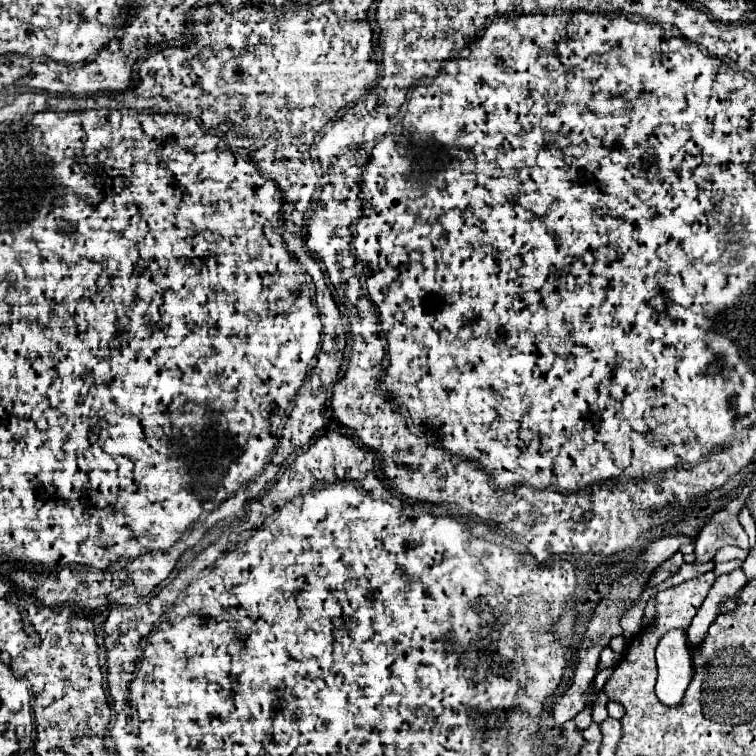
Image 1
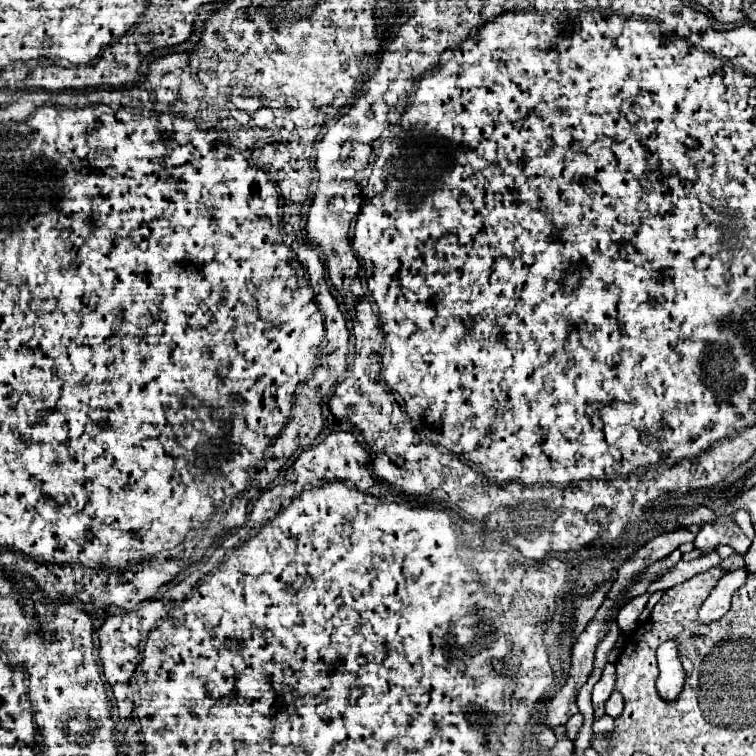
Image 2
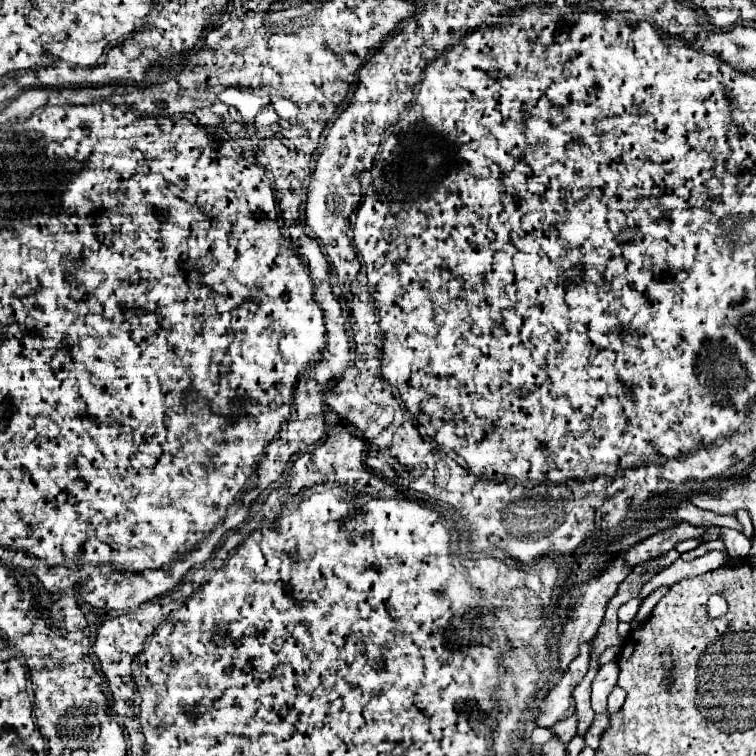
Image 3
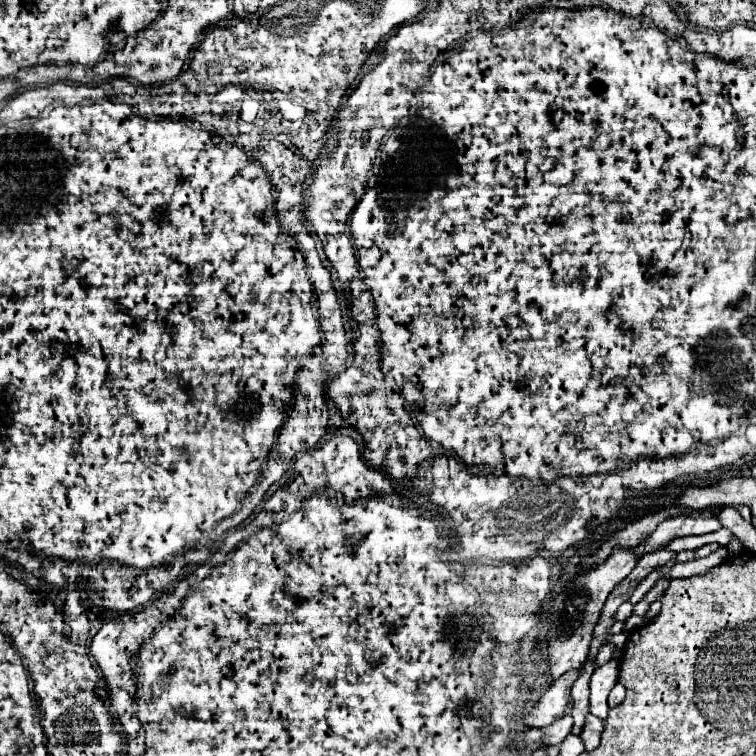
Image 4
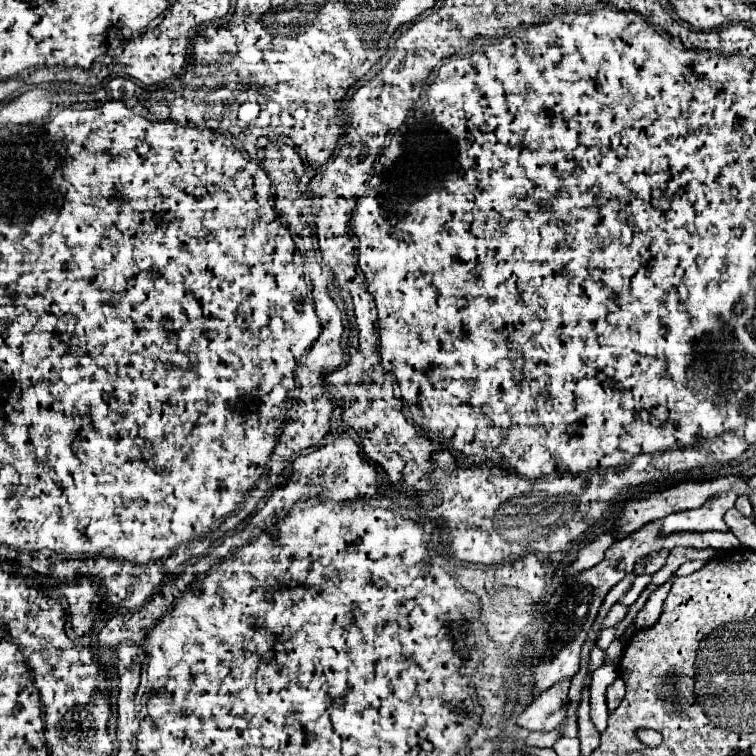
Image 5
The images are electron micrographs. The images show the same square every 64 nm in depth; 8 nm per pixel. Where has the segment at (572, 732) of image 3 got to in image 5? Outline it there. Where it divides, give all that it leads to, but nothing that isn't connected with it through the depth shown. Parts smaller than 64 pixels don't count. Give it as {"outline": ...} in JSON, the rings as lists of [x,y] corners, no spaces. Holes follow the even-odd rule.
{"outline":[[[560,728],[548,732],[548,734],[532,732],[532,734],[528,734],[528,738],[524,738],[524,744],[526,746],[534,746],[534,748],[550,748],[558,740],[558,734],[560,734]]]}

